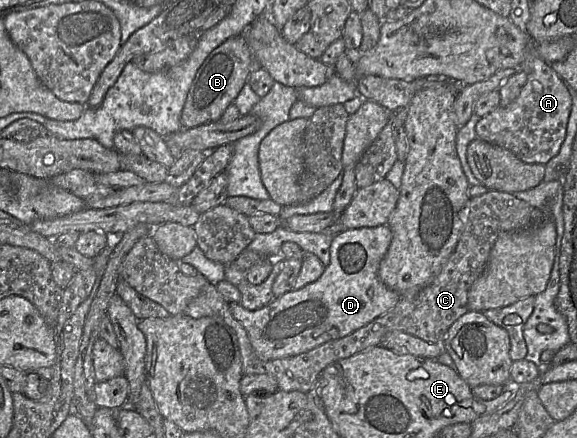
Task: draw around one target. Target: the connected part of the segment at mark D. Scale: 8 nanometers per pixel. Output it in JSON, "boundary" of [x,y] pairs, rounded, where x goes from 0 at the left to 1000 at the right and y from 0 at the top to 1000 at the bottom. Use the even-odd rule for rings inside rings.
{"boundary":[[[672,514],[594,525],[579,537],[570,603],[551,639],[516,662],[499,664],[447,708],[428,708],[414,692],[397,694],[400,717],[425,751],[444,811],[454,822],[518,811],[560,783],[598,769],[681,705],[695,674],[667,653],[655,632],[659,598],[678,550],[679,530]]]}

